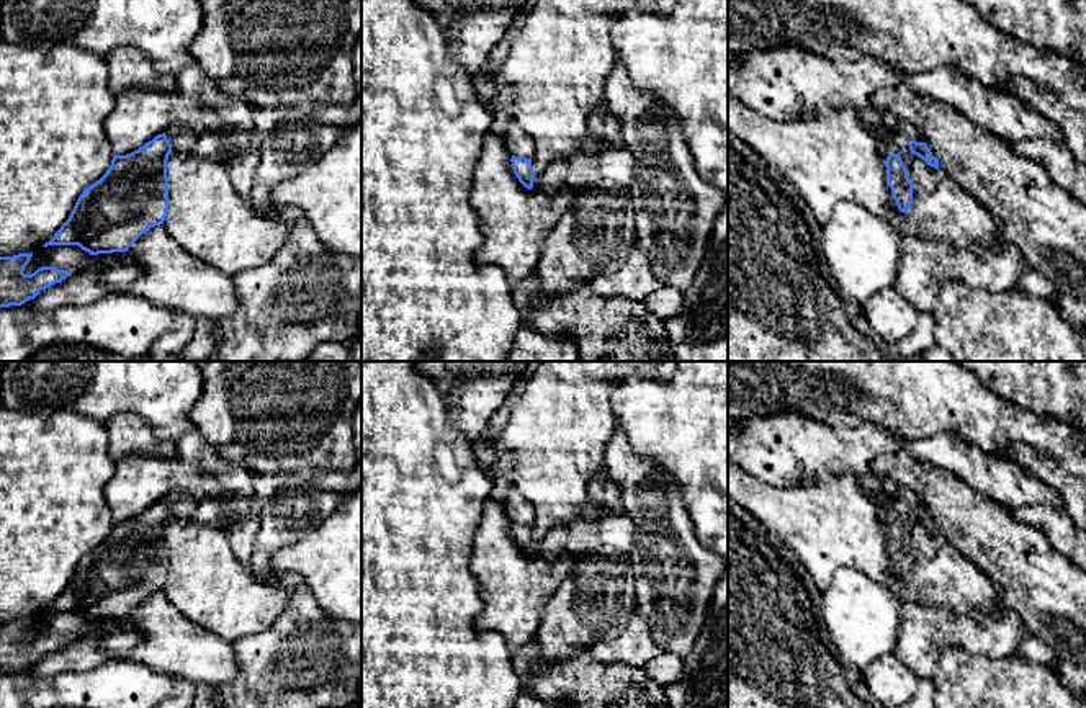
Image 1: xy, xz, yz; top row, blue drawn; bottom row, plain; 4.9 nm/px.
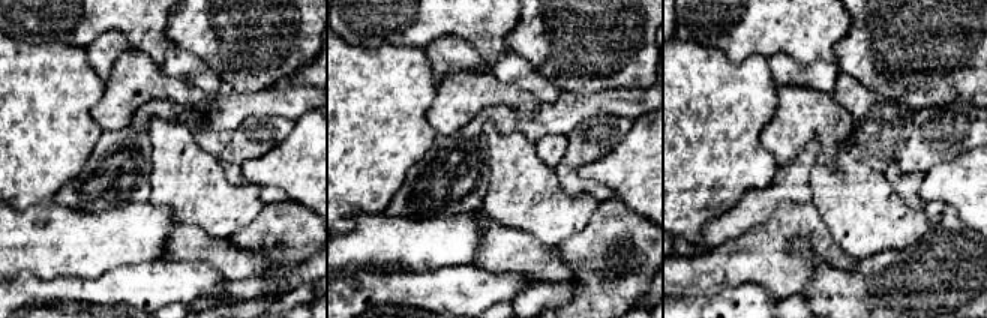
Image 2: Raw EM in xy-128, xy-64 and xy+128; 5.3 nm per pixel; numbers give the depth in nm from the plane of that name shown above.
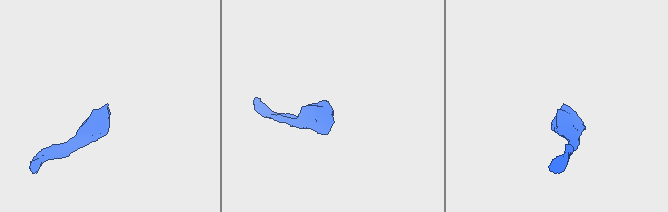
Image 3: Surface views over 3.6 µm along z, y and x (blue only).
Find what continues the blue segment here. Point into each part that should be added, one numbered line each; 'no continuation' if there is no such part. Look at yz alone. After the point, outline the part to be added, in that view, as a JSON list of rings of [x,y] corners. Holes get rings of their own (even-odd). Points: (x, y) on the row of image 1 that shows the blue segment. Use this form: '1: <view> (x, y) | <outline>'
1: yz (905, 128) | [[[898,121],[896,129],[908,139],[916,142],[924,142],[919,131],[908,121]]]

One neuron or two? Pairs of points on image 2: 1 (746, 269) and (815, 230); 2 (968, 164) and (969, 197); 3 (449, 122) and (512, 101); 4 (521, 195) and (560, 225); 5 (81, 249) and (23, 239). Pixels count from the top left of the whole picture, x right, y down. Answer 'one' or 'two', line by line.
1: one
2: one
3: one
4: one
5: one

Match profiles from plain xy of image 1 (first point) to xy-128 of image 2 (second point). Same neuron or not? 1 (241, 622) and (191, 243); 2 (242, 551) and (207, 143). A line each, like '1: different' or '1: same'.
1: different
2: same

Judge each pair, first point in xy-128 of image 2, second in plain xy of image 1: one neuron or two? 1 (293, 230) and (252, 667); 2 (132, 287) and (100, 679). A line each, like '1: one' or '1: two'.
1: one
2: one

